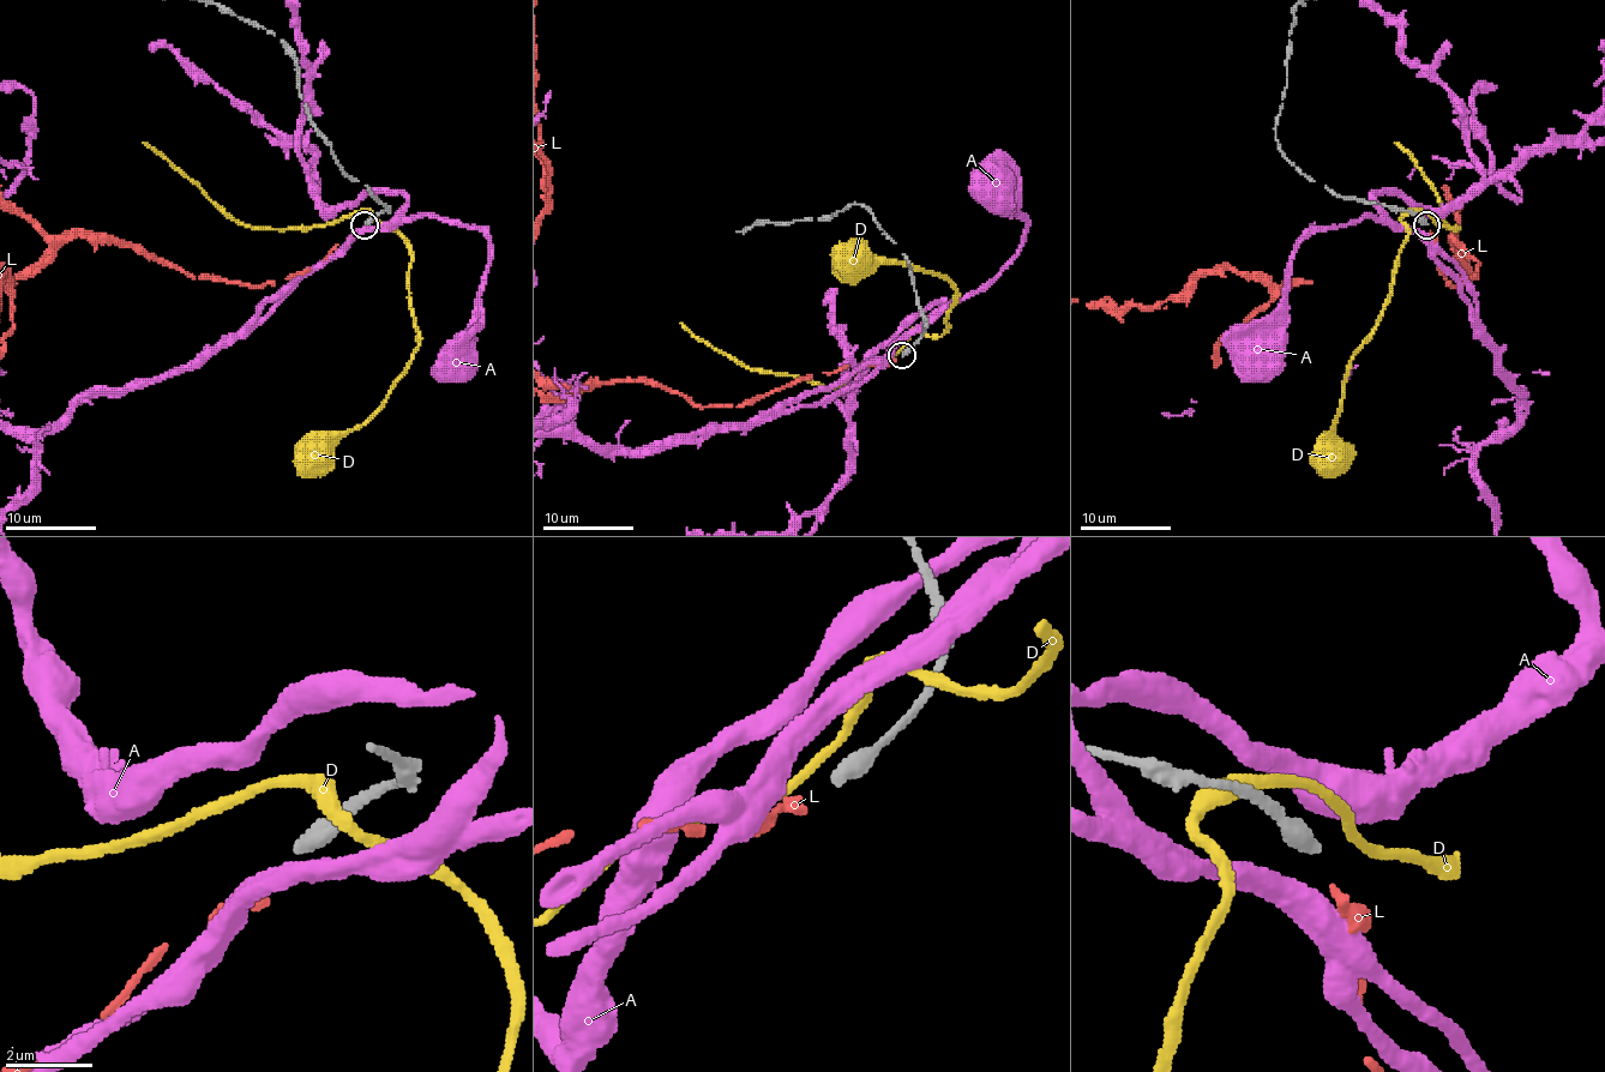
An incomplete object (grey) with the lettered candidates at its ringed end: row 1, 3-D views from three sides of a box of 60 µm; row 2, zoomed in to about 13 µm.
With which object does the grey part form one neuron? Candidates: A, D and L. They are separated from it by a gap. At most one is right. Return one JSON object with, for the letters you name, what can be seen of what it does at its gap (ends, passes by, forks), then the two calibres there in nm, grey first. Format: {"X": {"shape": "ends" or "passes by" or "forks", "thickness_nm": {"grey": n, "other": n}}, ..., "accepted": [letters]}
{"L": {"shape": "ends", "thickness_nm": {"grey": 400, "other": 240}}, "accepted": ["L"]}

